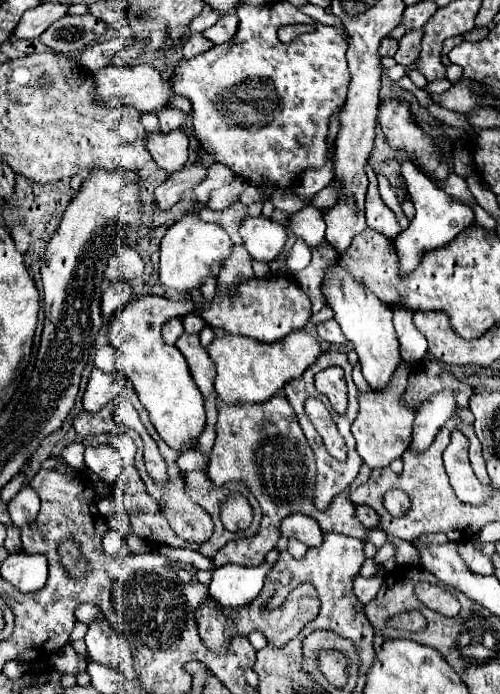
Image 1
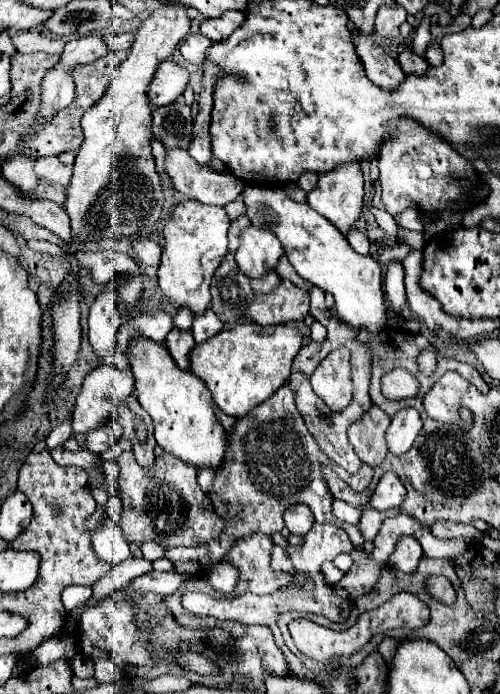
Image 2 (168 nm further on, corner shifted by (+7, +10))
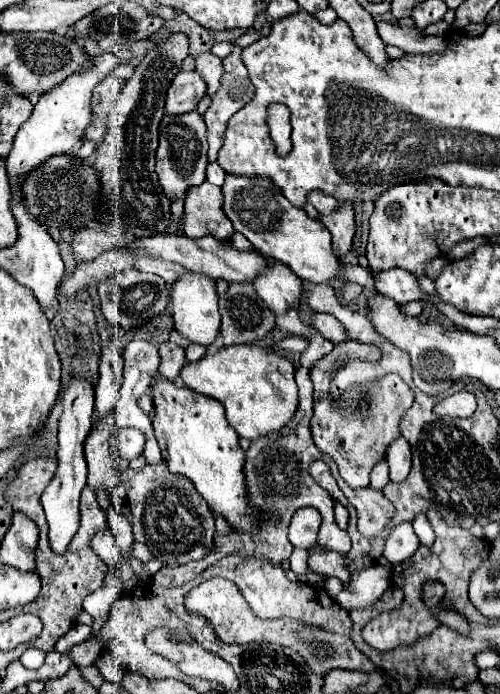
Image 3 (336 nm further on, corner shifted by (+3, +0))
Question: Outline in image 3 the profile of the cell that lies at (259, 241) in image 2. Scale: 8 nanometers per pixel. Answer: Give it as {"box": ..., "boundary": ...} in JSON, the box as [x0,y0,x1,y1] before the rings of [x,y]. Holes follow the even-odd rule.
{"box":[252,260,302,314],"boundary":[[[274,260],[272,264],[274,266],[270,266],[268,272],[258,276],[252,286],[274,314],[284,314],[288,312],[288,308],[294,308],[294,304],[300,302],[302,282],[288,266],[278,264]]]}

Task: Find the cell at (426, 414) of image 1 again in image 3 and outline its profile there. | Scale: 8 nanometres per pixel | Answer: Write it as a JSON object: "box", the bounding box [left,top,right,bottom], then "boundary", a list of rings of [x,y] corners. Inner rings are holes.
{"box":[386,438,412,482],"boundary":[[[404,438],[394,440],[388,446],[386,452],[386,462],[390,464],[390,480],[392,482],[404,482],[410,466],[412,466],[412,454],[410,454],[410,444]]]}

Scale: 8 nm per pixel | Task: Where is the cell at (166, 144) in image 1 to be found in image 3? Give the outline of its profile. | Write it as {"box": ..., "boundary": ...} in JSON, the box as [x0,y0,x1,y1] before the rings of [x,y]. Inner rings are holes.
{"box":[184,182,234,242],"boundary":[[[208,182],[200,184],[200,186],[192,186],[186,192],[184,198],[184,234],[190,238],[200,238],[200,236],[216,236],[218,240],[228,242],[234,234],[234,228],[230,224],[230,220],[226,218],[226,214],[222,212],[222,194],[220,194],[220,186],[212,186]]]}

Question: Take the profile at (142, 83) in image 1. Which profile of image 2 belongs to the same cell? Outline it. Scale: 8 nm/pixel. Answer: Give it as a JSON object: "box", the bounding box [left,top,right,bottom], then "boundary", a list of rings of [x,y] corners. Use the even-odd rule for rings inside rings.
{"box":[148,60,188,108],"boundary":[[[164,60],[156,68],[156,74],[148,84],[148,102],[154,108],[168,106],[184,92],[186,84],[188,84],[188,70],[172,60]]]}

